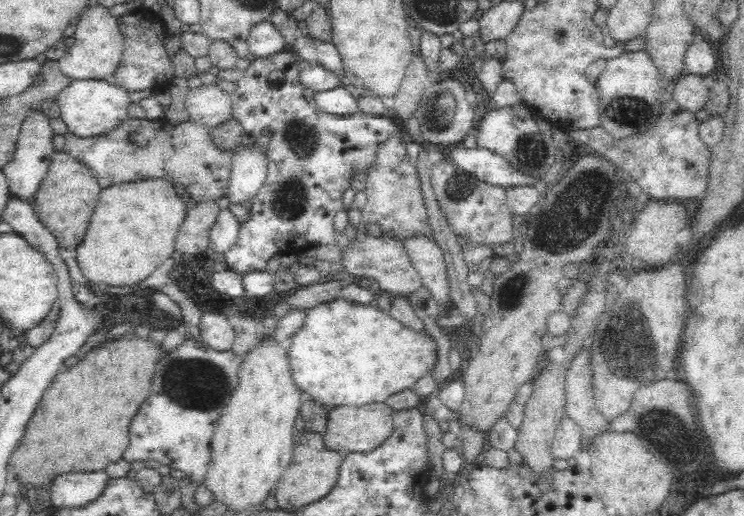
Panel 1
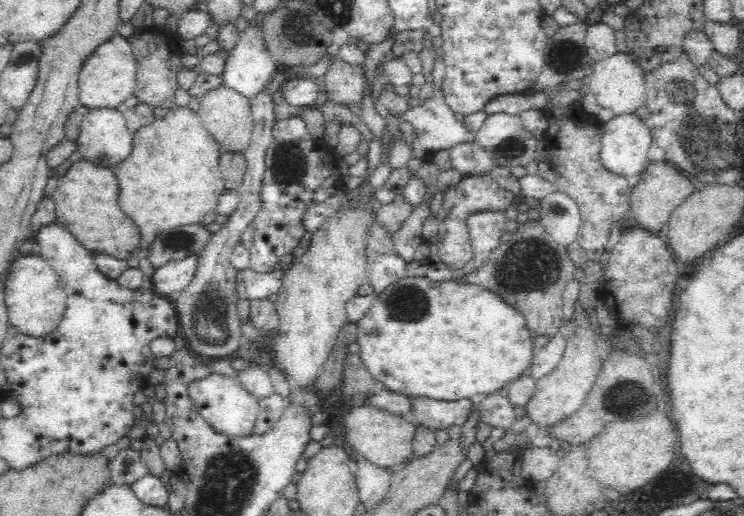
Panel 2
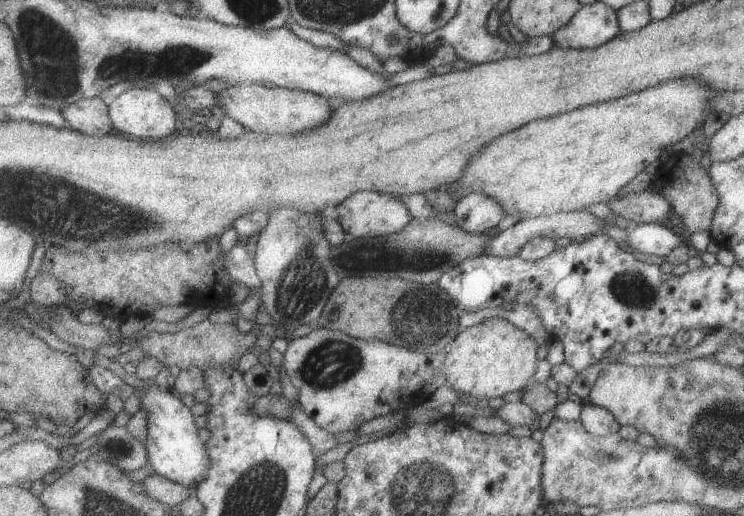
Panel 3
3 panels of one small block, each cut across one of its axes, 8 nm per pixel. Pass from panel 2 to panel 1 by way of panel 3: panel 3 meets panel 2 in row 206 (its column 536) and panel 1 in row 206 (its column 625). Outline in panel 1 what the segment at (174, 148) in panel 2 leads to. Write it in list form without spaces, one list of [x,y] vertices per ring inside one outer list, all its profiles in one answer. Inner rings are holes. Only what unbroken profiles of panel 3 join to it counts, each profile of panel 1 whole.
[[[138,180],[113,184],[101,189],[100,200],[90,216],[90,226],[86,228],[86,236],[76,246],[76,264],[84,278],[91,286],[106,287],[133,287],[137,289],[160,264],[170,258],[174,252],[179,228],[185,219],[184,202],[174,192],[174,184],[168,180]]]

